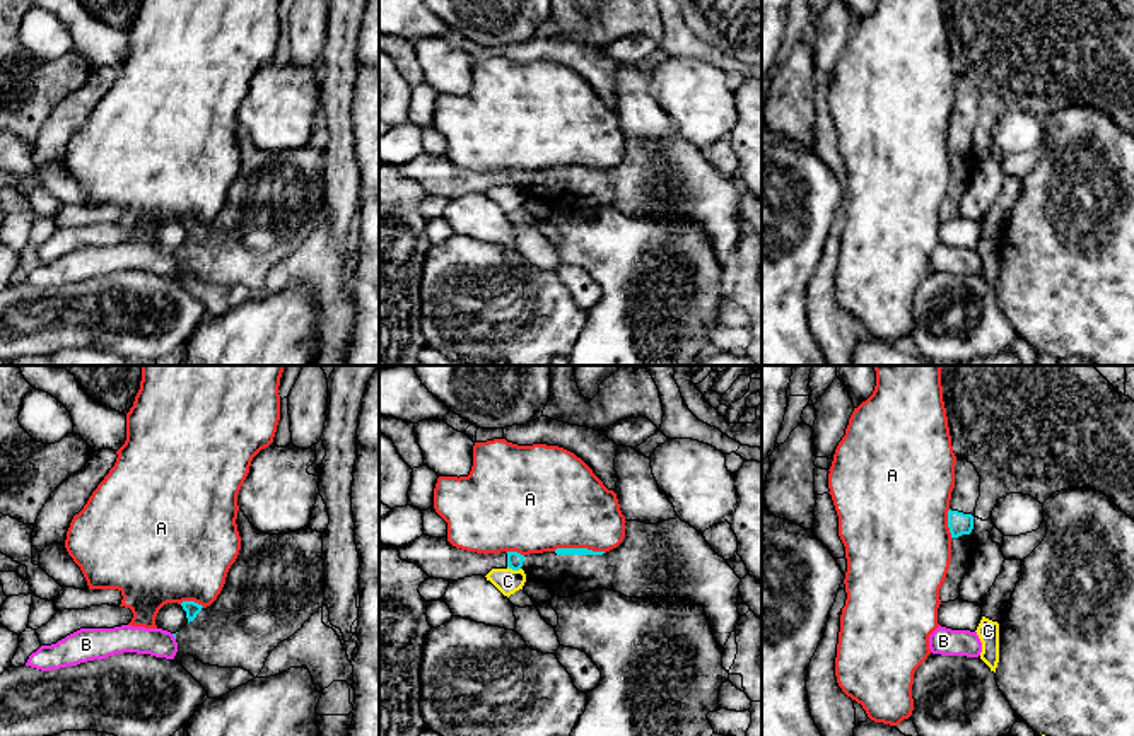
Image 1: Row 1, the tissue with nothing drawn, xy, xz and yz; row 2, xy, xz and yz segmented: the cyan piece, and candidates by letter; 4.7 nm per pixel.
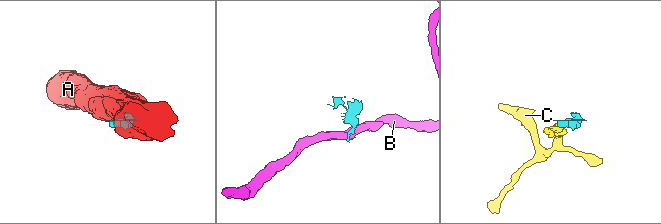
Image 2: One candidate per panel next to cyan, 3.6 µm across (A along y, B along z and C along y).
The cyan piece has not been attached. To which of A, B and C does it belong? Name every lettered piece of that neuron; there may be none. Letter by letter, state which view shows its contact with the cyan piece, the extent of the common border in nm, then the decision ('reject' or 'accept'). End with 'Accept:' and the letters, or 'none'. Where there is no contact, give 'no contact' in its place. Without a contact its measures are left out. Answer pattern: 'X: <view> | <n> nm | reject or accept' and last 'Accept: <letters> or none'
A: xz | 240 nm | reject
B: xy | 40 nm | reject
C: xz | 70 nm | reject
Accept: none

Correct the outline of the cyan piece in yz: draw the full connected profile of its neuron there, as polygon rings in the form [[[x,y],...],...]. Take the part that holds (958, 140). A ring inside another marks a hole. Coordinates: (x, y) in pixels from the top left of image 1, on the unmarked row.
[[[956,75],[955,106],[951,109],[948,145],[951,150],[951,179],[946,196],[939,207],[941,220],[955,219],[960,213],[960,203],[967,193],[972,174],[977,167],[973,147],[973,131],[980,114],[980,94],[972,80]]]

